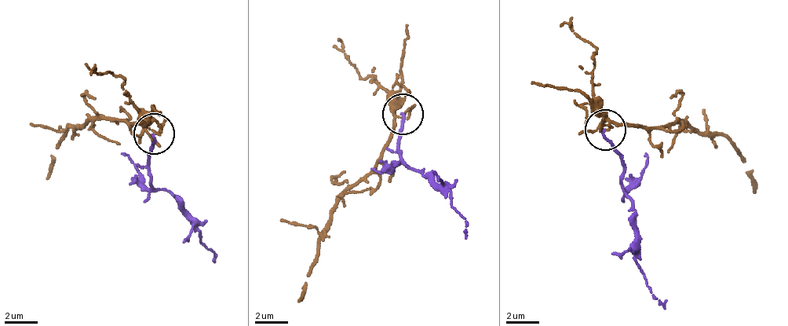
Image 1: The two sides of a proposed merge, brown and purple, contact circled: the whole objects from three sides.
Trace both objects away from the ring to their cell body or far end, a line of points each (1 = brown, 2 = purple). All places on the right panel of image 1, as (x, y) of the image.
1: (606, 129), (634, 123), (675, 121), (699, 131), (716, 133), (744, 162), (756, 192)
2: (606, 129), (622, 160), (622, 187), (635, 215), (639, 266), (664, 310)

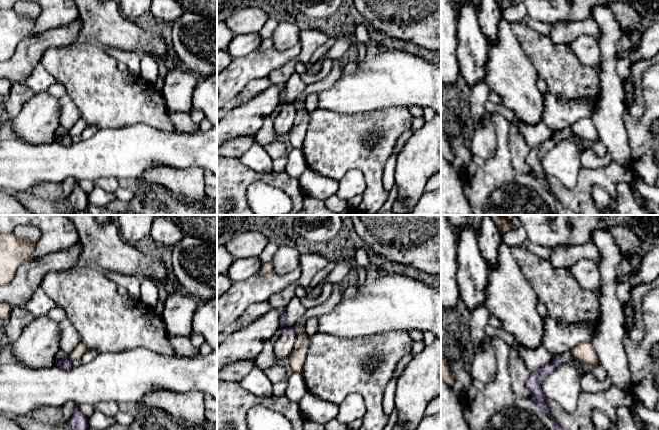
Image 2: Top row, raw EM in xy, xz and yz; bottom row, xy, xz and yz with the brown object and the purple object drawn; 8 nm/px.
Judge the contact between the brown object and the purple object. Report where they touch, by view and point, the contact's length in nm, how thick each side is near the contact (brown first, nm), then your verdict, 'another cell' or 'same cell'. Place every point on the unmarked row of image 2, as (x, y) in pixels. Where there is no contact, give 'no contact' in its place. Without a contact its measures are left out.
meets brown in xz at (295, 107); contact 70 nm long; 130 nm thick on the brown side, 60 nm on the other; another cell

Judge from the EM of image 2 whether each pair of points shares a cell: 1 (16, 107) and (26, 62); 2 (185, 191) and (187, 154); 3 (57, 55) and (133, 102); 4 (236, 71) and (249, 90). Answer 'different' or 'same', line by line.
1: different
2: different
3: same
4: different

